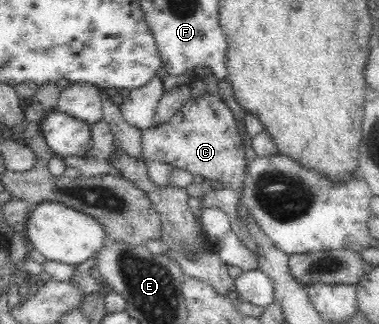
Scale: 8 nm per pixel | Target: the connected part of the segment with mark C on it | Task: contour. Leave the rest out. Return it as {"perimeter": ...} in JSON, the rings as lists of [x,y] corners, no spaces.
{"perimeter":[[[218,94],[190,98],[167,122],[141,130],[141,140],[142,157],[220,181],[242,196],[247,175],[245,147],[232,111]]]}

